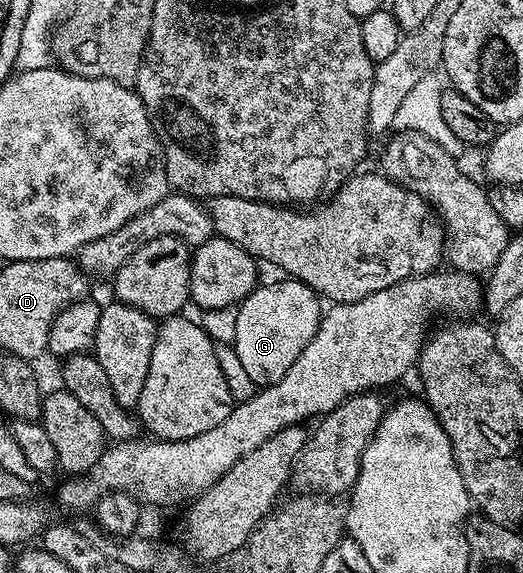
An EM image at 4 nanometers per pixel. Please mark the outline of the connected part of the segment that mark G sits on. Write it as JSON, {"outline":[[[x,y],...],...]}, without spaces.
{"outline":[[[295,279],[280,280],[284,281],[276,281],[273,285],[261,284],[253,289],[243,301],[239,302],[236,309],[234,348],[238,359],[242,362],[242,368],[246,370],[246,375],[250,375],[250,379],[254,379],[254,383],[258,387],[278,383],[278,379],[282,379],[282,375],[286,375],[286,371],[290,371],[290,367],[294,367],[294,359],[298,359],[298,355],[302,355],[306,343],[310,343],[310,339],[314,339],[320,326],[322,301],[317,293],[308,285],[303,285],[302,282]]]}

